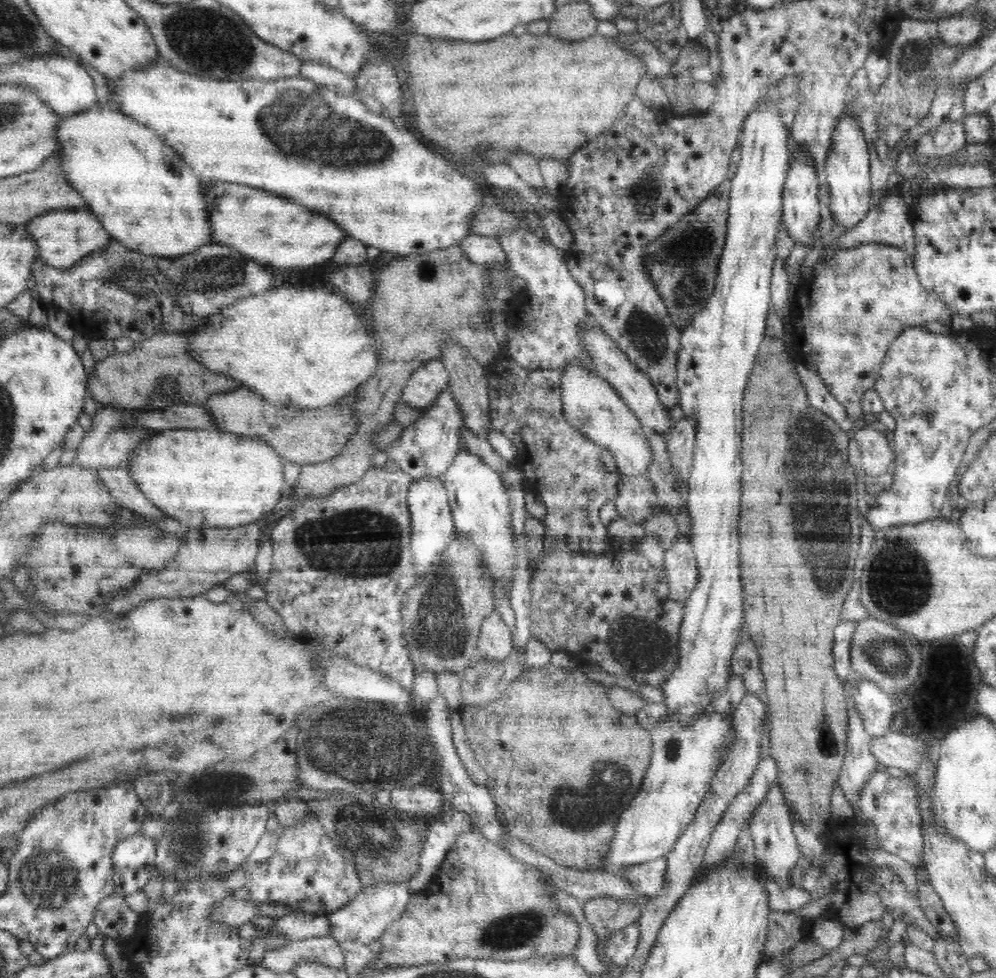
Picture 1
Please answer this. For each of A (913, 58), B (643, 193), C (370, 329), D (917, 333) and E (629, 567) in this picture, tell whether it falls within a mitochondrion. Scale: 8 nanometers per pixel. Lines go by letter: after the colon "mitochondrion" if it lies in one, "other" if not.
A: mitochondrion
B: mitochondrion
C: other
D: other
E: other

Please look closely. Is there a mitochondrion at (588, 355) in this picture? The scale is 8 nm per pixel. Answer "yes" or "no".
no

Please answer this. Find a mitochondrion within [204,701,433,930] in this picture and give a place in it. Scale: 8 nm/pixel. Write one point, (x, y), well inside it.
(381, 840)

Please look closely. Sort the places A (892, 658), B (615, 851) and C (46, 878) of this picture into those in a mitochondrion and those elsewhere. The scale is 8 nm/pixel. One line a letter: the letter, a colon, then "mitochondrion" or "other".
A: mitochondrion
B: other
C: mitochondrion

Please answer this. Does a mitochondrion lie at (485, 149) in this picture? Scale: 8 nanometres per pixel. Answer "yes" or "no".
yes

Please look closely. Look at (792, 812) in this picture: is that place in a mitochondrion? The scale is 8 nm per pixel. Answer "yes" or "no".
no

